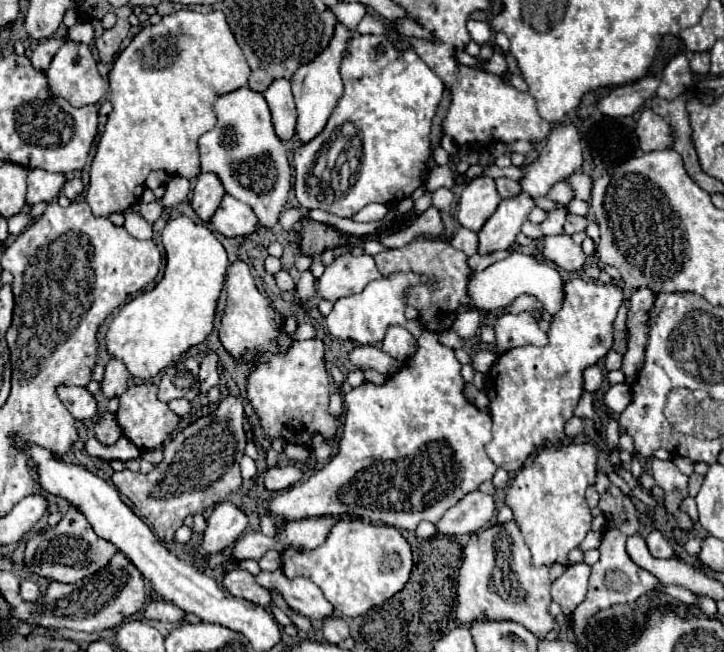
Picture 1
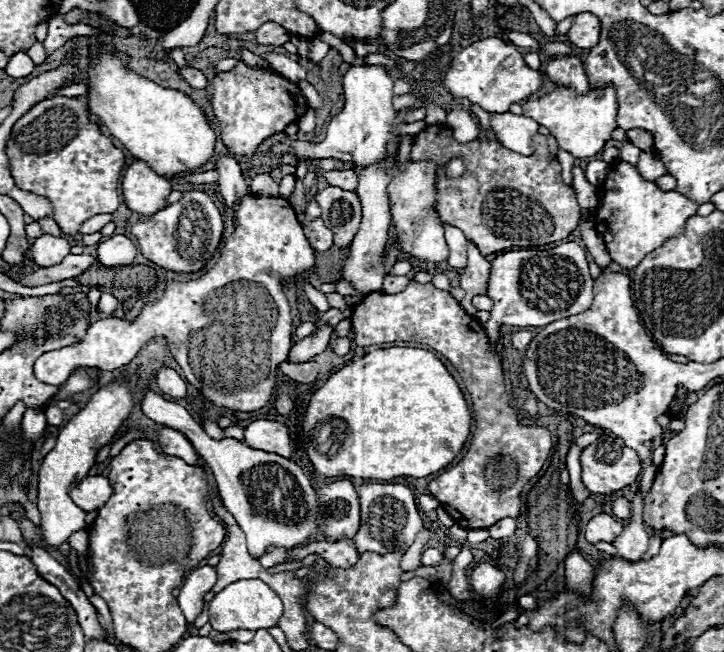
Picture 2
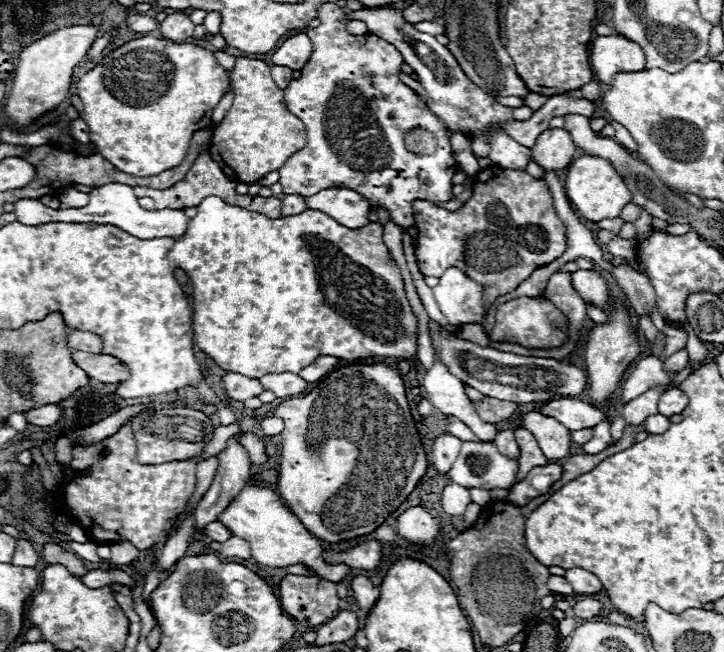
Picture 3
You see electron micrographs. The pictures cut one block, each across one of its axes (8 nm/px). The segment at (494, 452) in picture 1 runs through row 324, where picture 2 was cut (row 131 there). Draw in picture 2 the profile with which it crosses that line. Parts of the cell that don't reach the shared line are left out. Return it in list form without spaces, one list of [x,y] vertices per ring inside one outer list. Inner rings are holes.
[[[610,86],[590,90],[586,96],[574,96],[572,90],[556,88],[542,98],[524,102],[524,116],[546,126],[558,140],[558,148],[570,152],[574,158],[588,158],[604,148],[604,144],[610,140],[612,130],[616,128],[616,112],[616,92]]]

